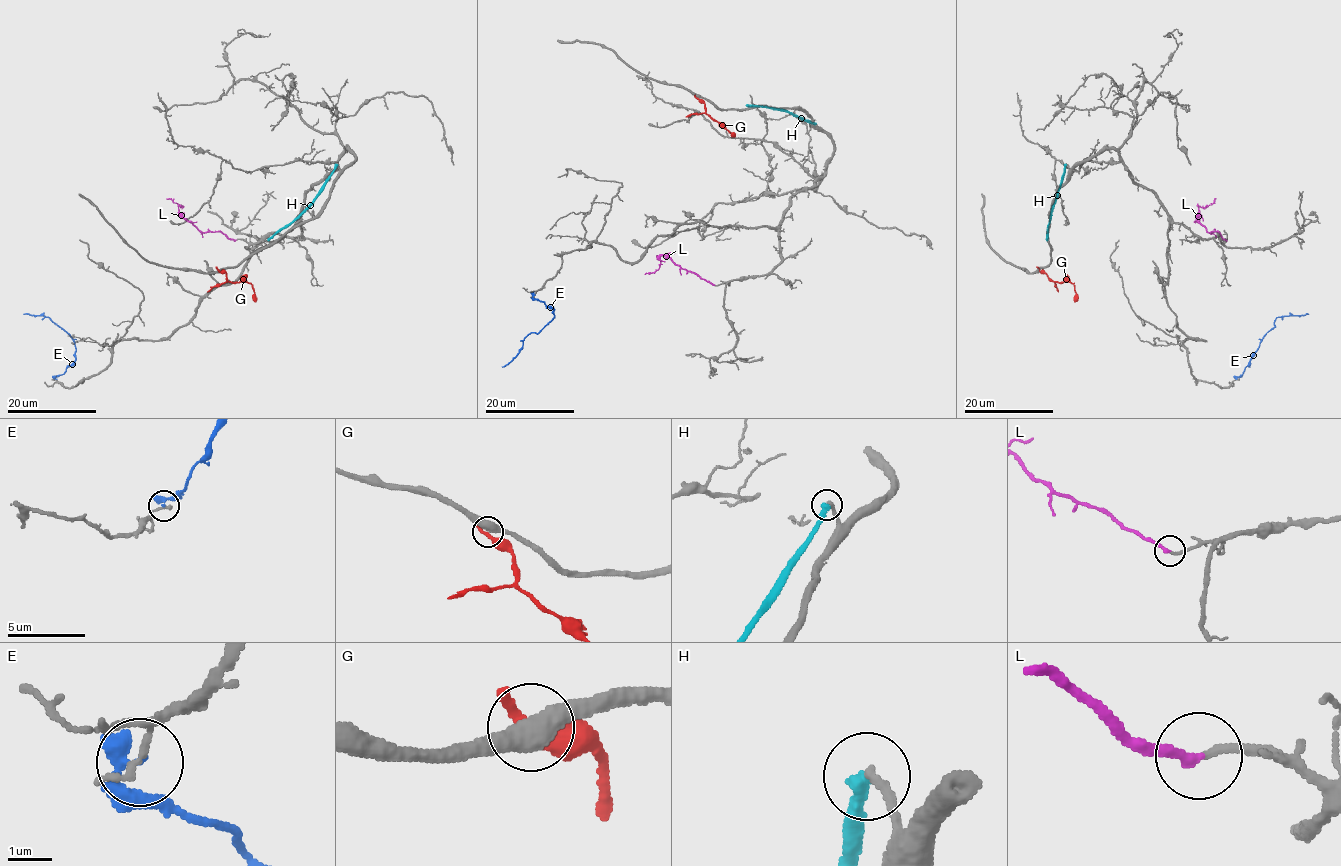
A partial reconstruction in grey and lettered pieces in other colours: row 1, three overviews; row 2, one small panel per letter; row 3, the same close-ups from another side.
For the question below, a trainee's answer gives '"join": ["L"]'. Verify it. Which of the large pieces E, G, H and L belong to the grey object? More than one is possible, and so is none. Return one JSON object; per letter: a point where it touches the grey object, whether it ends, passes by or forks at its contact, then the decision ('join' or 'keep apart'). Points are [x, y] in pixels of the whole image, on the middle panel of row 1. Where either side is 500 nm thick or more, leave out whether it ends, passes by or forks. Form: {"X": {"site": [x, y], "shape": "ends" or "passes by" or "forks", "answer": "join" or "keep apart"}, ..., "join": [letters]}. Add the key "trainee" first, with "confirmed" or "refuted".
{"trainee": "confirmed", "E": {"site": [535, 295], "shape": "ends", "answer": "keep apart"}, "G": {"site": [697, 97], "answer": "keep apart"}, "H": {"site": [815, 124], "shape": "ends", "answer": "keep apart"}, "L": {"site": [714, 285], "shape": "ends", "answer": "join"}, "join": ["L"]}

